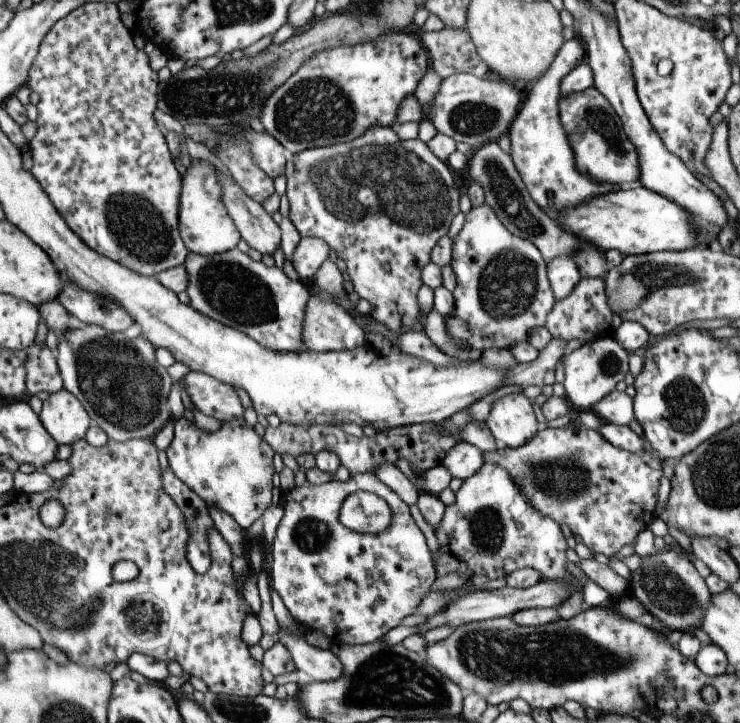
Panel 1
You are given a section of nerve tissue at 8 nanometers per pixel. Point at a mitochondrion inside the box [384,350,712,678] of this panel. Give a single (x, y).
(556, 479)

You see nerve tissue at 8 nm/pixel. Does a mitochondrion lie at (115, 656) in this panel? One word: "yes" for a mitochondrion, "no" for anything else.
no

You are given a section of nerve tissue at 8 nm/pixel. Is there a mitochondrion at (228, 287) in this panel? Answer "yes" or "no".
yes

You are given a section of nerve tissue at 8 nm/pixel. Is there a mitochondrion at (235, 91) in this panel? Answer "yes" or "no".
yes

